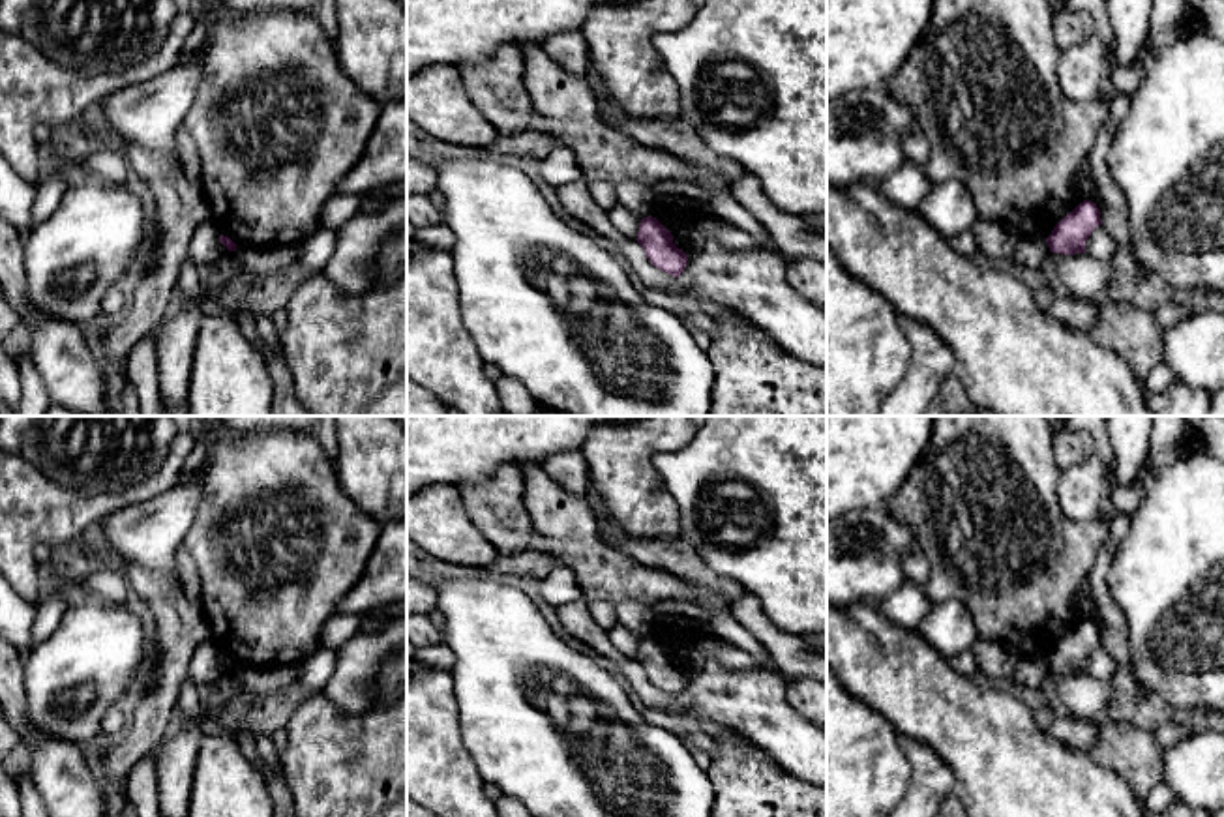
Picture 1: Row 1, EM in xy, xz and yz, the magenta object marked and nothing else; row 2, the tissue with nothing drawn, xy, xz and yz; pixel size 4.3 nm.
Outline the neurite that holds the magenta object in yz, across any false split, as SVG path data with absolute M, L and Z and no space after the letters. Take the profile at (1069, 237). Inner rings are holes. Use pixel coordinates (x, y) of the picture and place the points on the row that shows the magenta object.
M1083 201L1053 227L1046 238L1048 247L1061 255L1085 253L1085 242L1098 225L1100 210L1095 202Z

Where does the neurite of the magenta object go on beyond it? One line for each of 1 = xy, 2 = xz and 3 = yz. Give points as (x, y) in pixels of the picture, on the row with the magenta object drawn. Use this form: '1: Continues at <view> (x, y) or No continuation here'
1: No continuation here
2: No continuation here
3: No continuation here

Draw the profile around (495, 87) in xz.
M502 45L491 58L457 69L467 96L499 135L529 129L532 101L525 88L525 62L517 45Z

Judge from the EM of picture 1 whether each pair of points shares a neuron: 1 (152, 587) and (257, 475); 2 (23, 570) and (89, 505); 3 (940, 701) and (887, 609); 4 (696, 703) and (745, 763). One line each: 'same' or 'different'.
1: different
2: same
3: different
4: different

